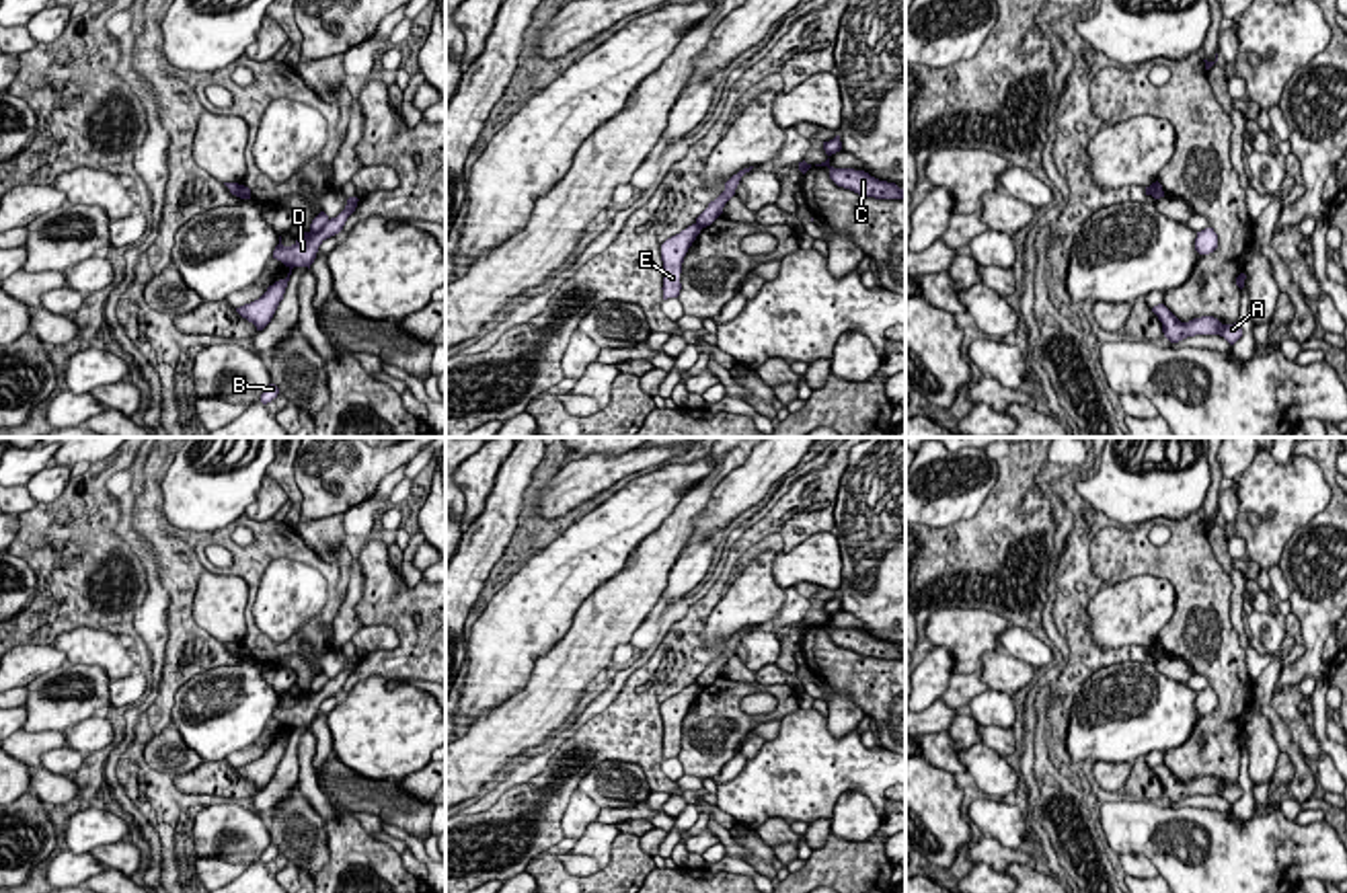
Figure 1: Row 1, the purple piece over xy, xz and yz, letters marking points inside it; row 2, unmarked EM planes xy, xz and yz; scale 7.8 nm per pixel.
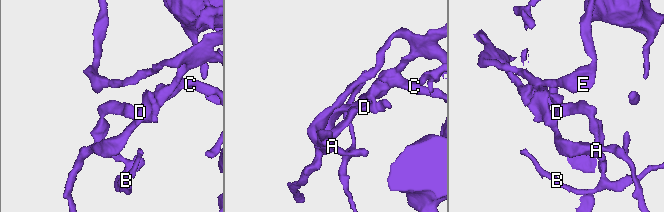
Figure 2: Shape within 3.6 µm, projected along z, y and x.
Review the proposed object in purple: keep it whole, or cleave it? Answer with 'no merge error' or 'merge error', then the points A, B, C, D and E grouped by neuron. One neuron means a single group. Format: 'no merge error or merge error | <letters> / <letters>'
merge error | A B C E / D

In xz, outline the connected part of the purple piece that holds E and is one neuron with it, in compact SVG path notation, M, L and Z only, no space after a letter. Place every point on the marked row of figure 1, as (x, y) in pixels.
M692 224L686 230L682 230L680 234L667 238L661 244L661 261L663 261L663 287L661 289L663 289L663 300L680 296L682 263L684 263L684 257L686 257L688 248L692 246L696 236L700 234L700 230L702 228L698 224Z

